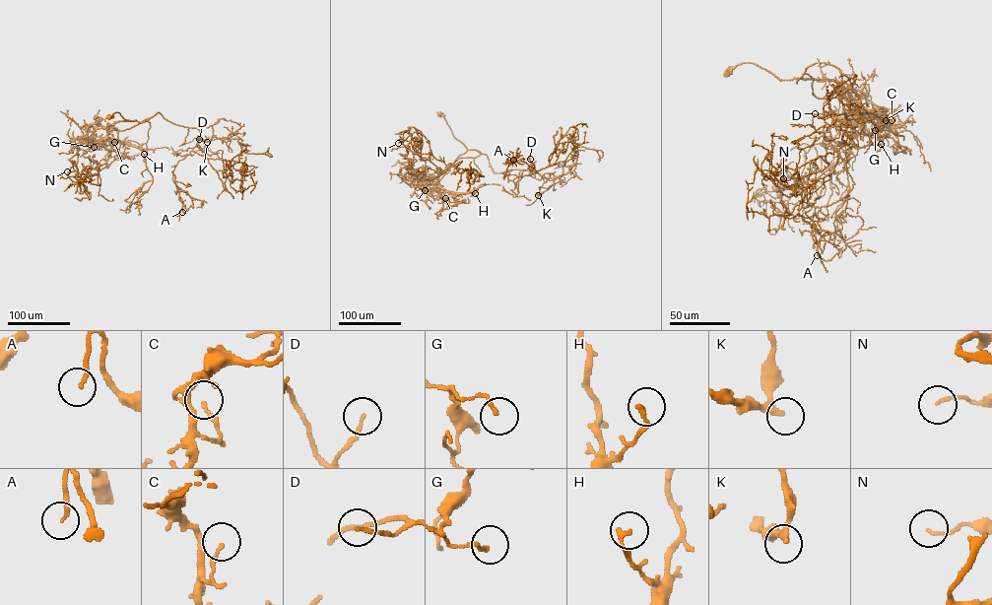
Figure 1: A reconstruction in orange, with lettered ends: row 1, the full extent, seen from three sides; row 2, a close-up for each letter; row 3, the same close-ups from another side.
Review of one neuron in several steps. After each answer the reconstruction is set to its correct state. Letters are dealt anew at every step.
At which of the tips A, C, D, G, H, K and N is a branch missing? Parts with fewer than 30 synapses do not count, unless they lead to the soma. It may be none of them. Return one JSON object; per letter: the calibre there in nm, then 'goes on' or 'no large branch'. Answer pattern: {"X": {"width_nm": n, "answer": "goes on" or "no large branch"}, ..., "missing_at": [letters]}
{"A": {"width_nm": 160, "answer": "no large branch"}, "C": {"width_nm": 160, "answer": "no large branch"}, "D": {"width_nm": 130, "answer": "no large branch"}, "G": {"width_nm": 130, "answer": "no large branch"}, "H": {"width_nm": 180, "answer": "no large branch"}, "K": {"width_nm": 190, "answer": "no large branch"}, "N": {"width_nm": 90, "answer": "no large branch"}, "missing_at": []}

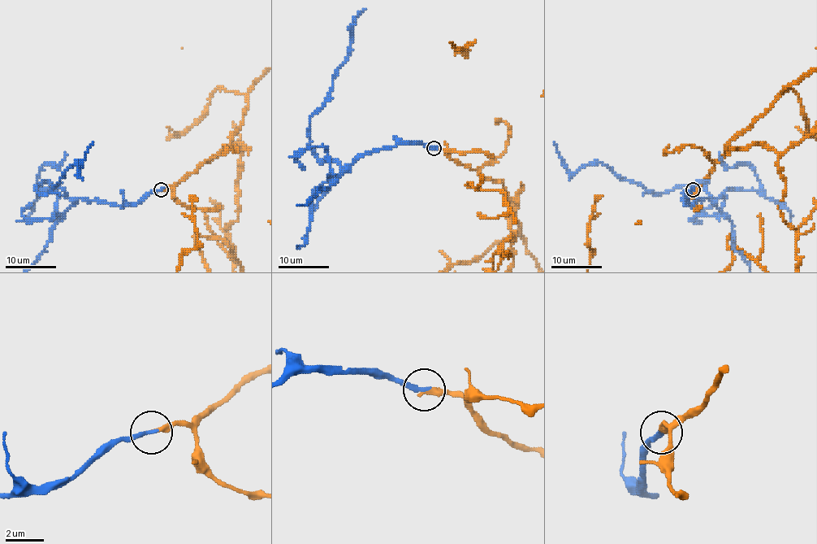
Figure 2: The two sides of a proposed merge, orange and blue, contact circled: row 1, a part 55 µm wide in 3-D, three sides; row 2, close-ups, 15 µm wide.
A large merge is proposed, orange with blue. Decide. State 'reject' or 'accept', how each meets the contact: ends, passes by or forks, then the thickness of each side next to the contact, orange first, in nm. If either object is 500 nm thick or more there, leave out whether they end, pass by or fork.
accept; orange ends; blue ends; calibres 280 and 240 nm

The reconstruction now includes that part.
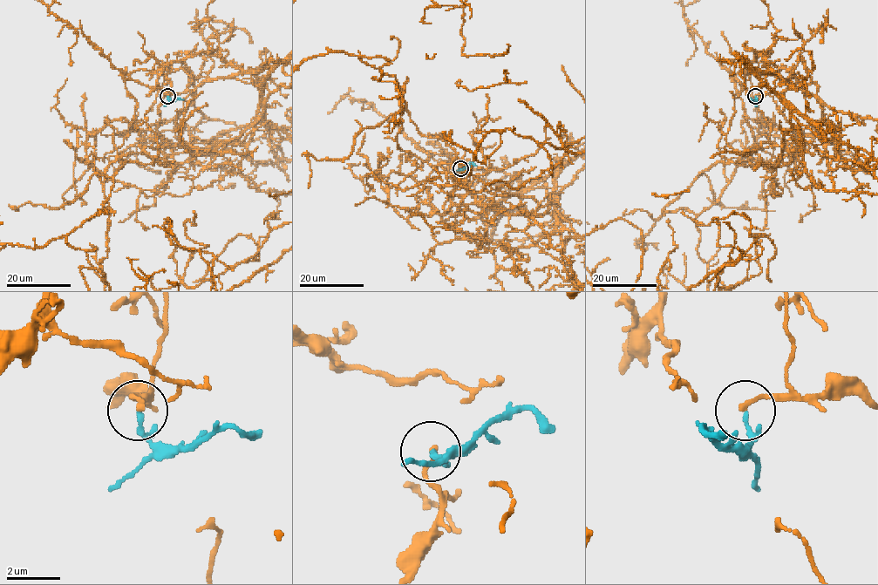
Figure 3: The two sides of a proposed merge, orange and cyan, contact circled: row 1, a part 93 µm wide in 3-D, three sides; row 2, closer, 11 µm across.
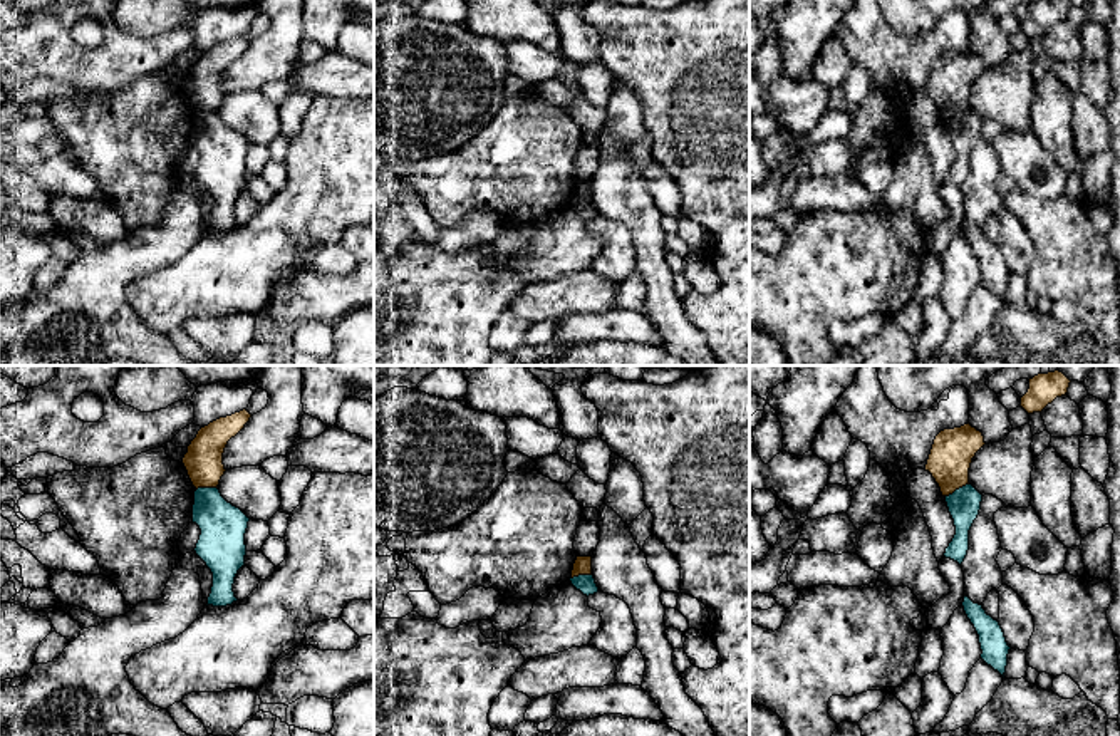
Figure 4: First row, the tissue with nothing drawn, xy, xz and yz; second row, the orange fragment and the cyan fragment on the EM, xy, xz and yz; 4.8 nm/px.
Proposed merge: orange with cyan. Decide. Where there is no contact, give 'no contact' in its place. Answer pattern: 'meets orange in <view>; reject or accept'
meets orange in yz; reject

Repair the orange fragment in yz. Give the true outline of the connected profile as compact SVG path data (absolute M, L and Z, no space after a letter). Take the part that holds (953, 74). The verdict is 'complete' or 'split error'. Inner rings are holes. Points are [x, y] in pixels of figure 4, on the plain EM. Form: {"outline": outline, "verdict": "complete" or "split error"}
{"outline": "M969 47L941 55L932 69L926 96L932 99L942 121L969 109L969 92L976 77L984 70L984 60Z", "verdict": "complete"}

